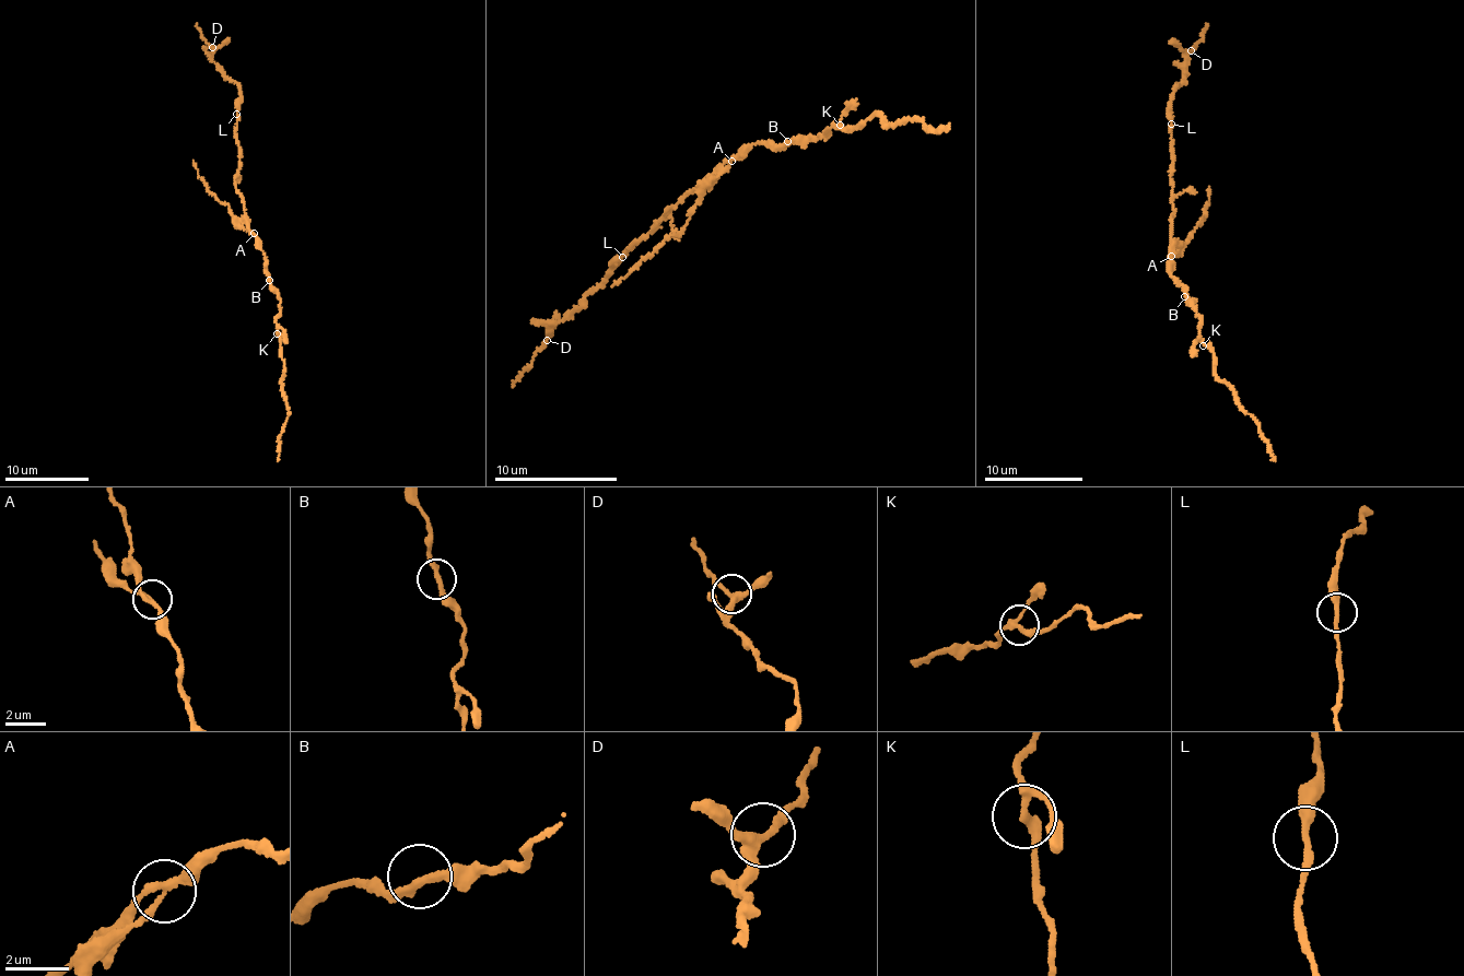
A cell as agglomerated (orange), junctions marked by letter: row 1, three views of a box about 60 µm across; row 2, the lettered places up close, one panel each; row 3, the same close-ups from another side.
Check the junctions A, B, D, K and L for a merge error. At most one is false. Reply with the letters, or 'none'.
A

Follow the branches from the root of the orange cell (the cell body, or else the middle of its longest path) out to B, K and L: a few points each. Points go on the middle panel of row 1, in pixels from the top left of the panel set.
B: (716, 174), (752, 143), (769, 143), (777, 147), (787, 141)
K: (716, 174), (752, 143), (777, 147), (810, 134), (818, 139), (840, 125)
L: (716, 174), (703, 179), (668, 209), (665, 216), (645, 237), (633, 243), (622, 257)

